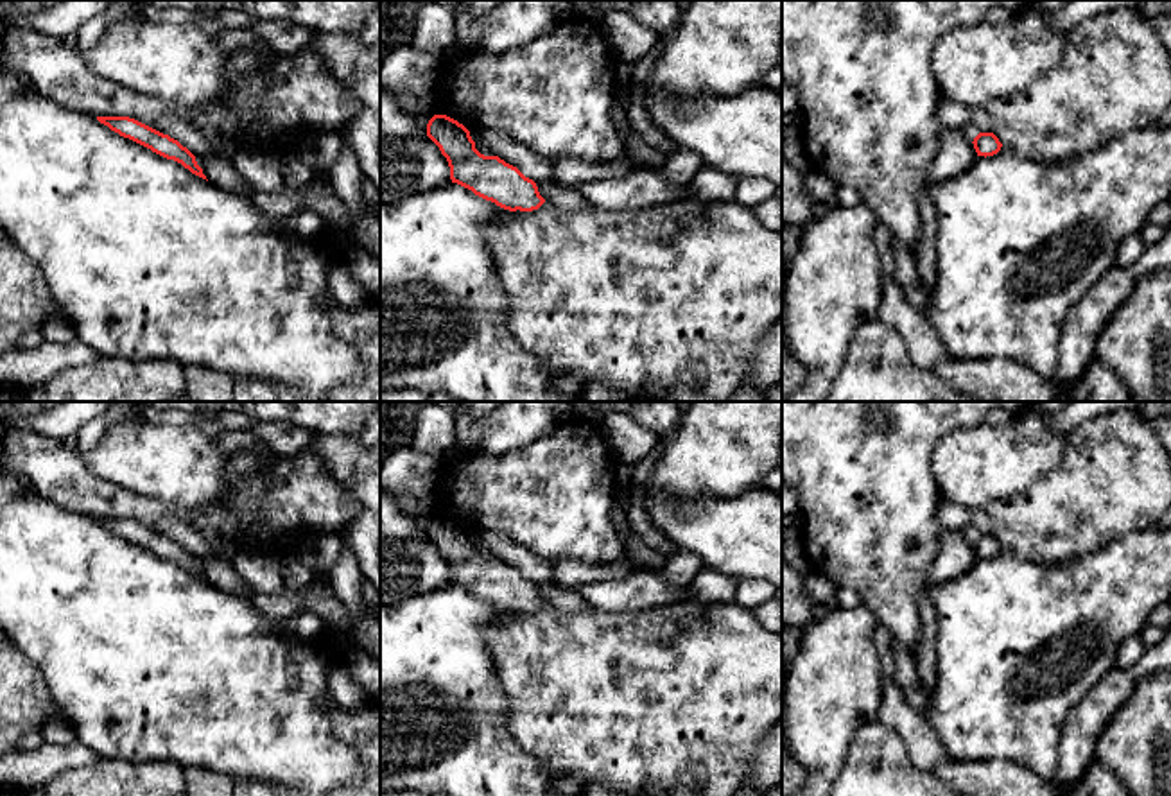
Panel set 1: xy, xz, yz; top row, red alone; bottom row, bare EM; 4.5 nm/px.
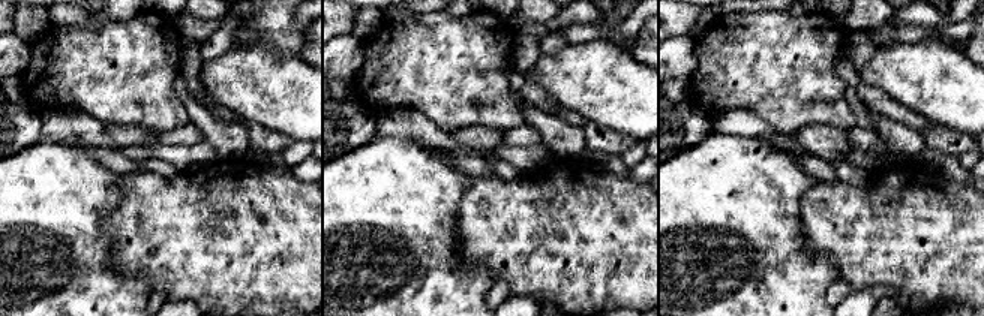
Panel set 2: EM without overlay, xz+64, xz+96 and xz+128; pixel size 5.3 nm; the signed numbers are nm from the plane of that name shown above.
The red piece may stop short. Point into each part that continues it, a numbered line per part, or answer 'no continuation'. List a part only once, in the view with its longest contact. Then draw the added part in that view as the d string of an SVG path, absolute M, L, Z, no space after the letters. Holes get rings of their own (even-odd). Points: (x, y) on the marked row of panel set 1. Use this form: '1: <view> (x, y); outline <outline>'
no continuation

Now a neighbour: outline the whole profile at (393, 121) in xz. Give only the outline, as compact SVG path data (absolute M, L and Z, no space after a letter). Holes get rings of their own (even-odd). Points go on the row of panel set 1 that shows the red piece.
M380 88L380 136L425 136L427 124L436 115L436 95L418 97L421 109L407 113L393 93Z

